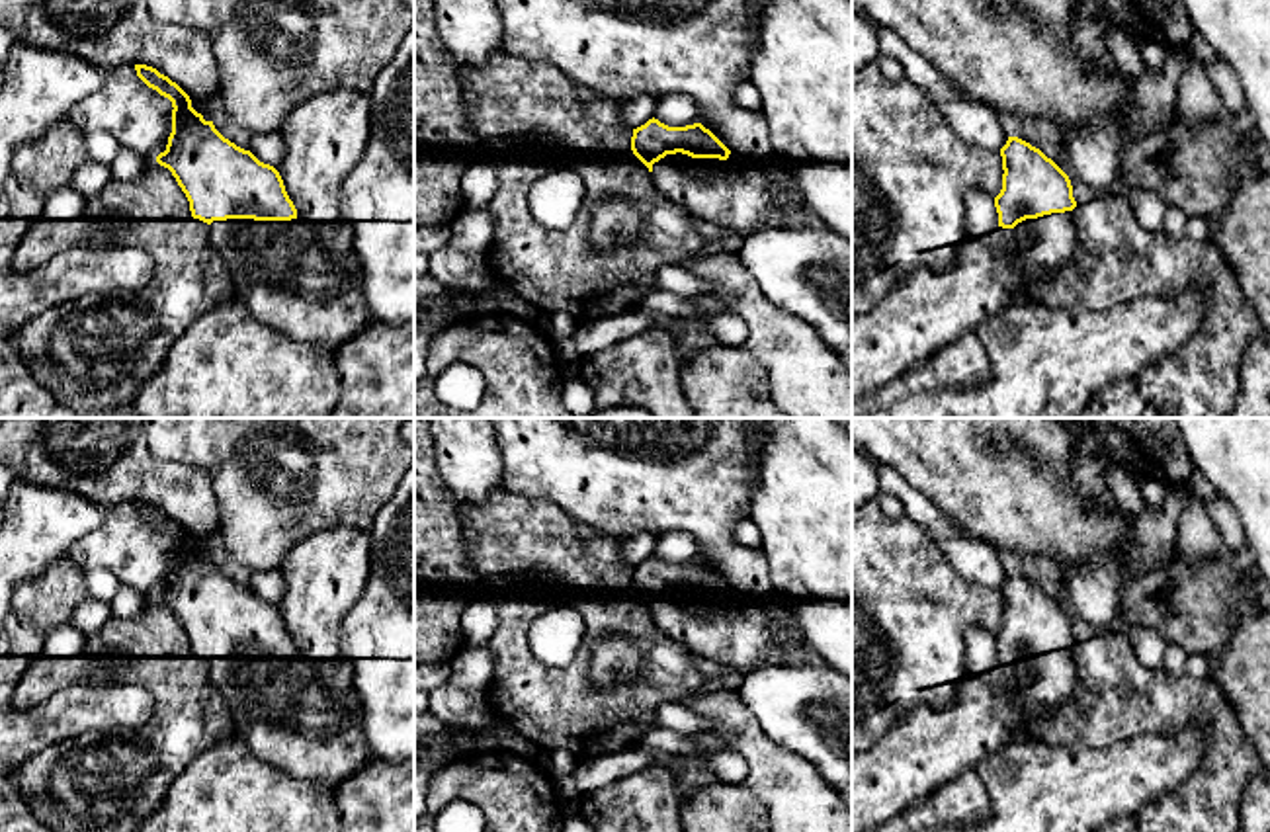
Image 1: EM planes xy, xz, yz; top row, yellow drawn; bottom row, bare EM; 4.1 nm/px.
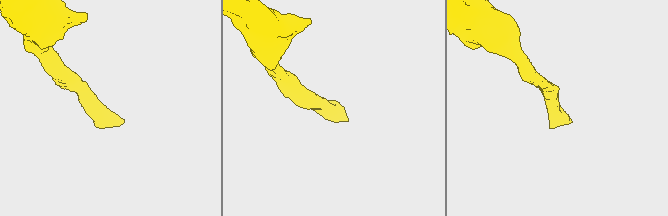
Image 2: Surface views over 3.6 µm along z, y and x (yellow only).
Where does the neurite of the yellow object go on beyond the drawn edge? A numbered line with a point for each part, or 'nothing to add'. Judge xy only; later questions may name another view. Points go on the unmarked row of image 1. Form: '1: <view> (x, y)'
1: xy (303, 717)

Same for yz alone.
1: yz (927, 748)

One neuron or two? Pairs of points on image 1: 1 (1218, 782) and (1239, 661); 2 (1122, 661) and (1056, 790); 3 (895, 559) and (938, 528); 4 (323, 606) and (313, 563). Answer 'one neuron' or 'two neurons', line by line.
1: two neurons
2: two neurons
3: two neurons
4: one neuron

